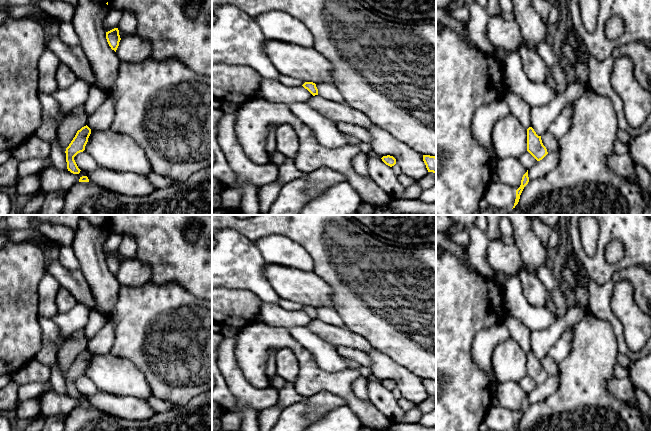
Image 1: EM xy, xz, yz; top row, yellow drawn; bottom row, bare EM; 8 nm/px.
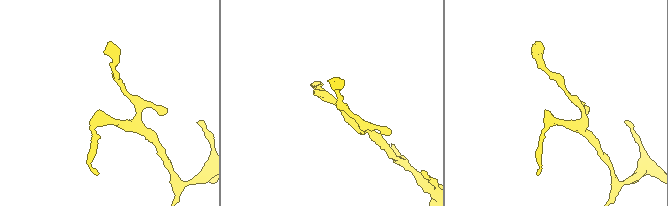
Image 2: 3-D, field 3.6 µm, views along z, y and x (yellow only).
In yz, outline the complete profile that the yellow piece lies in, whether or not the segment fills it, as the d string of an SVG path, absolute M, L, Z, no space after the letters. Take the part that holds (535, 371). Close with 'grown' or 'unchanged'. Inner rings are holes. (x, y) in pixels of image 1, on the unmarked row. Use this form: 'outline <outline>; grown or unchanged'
outline M532 351L527 353L527 375L537 384L542 384L547 378L541 360L538 360Z; unchanged

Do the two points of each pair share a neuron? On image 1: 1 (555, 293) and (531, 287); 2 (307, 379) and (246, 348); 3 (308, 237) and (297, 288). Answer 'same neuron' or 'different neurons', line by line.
1: different neurons
2: same neuron
3: different neurons

